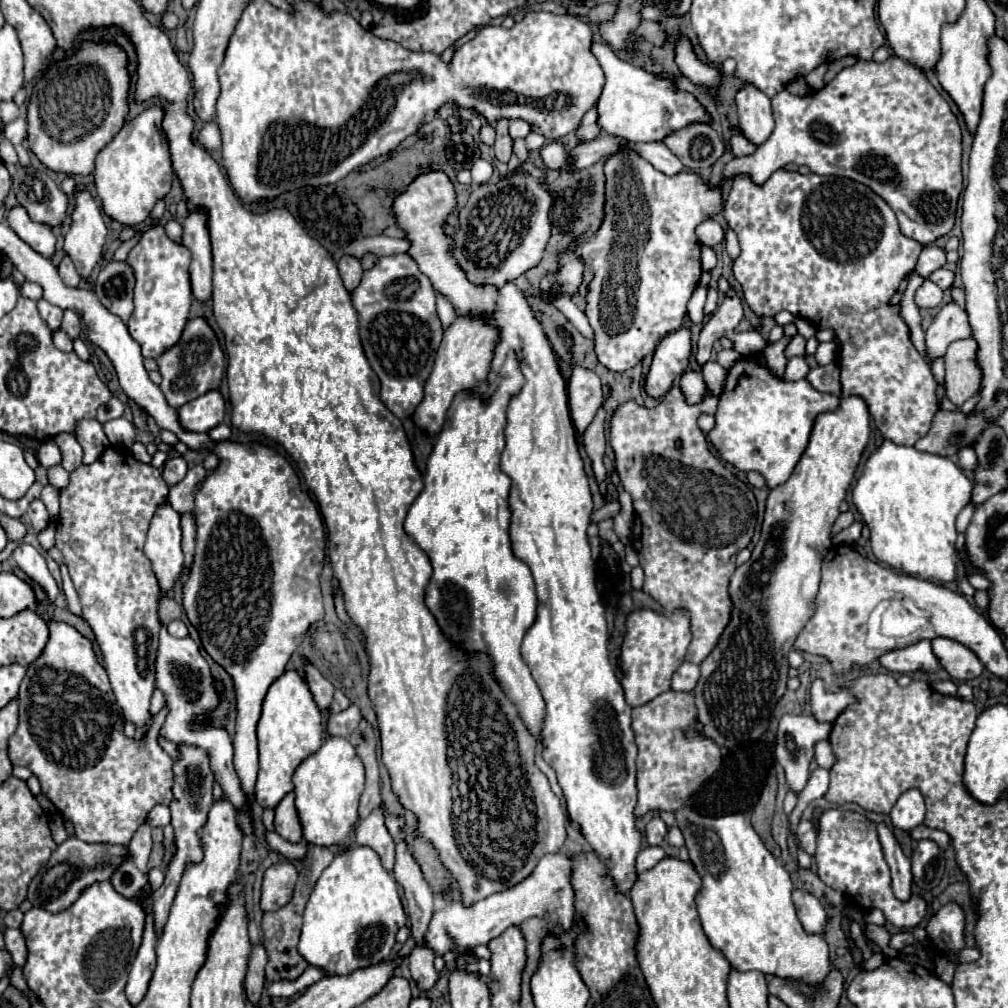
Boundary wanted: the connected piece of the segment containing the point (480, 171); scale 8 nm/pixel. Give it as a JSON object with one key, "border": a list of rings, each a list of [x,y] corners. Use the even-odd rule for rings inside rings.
{"border":[[[479,159],[479,161],[471,167],[471,173],[473,173],[473,185],[481,185],[481,183],[487,183],[487,181],[491,179],[493,167],[491,167],[491,163]]]}

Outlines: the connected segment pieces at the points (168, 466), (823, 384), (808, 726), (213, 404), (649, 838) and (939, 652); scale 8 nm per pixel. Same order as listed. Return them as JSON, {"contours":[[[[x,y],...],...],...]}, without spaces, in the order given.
{"contours":[[[[175,455],[171,459],[165,461],[165,467],[163,467],[163,479],[167,481],[167,485],[175,485],[179,483],[187,473],[187,463],[181,455]]],[[[833,361],[825,367],[815,367],[805,377],[817,391],[825,391],[831,395],[839,395],[839,365]]],[[[783,715],[779,729],[777,729],[777,747],[775,747],[775,757],[779,765],[785,769],[785,779],[787,785],[793,793],[801,793],[809,781],[809,765],[815,755],[815,745],[823,739],[829,739],[833,725],[823,723],[815,719],[813,715]]],[[[217,389],[207,391],[205,395],[185,403],[179,409],[181,425],[187,431],[197,431],[197,433],[211,431],[213,427],[223,423],[223,417],[225,417],[225,397]]],[[[653,817],[647,825],[645,825],[645,841],[649,845],[659,845],[667,835],[667,827],[661,821],[661,817]]],[[[937,637],[931,641],[931,645],[933,645],[933,653],[937,655],[945,671],[951,675],[951,679],[959,679],[959,681],[977,679],[985,669],[979,657],[963,643]]]]}

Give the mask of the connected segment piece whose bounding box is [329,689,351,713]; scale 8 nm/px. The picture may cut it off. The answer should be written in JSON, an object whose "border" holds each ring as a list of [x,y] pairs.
{"border":[[[335,691],[335,699],[333,699],[333,703],[331,703],[331,713],[339,713],[339,711],[343,711],[343,709],[347,709],[351,705],[351,701],[345,697],[345,693],[343,691]]]}

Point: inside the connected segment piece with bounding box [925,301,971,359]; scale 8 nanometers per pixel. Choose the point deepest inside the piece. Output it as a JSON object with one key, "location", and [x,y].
{"location":[950,324]}

